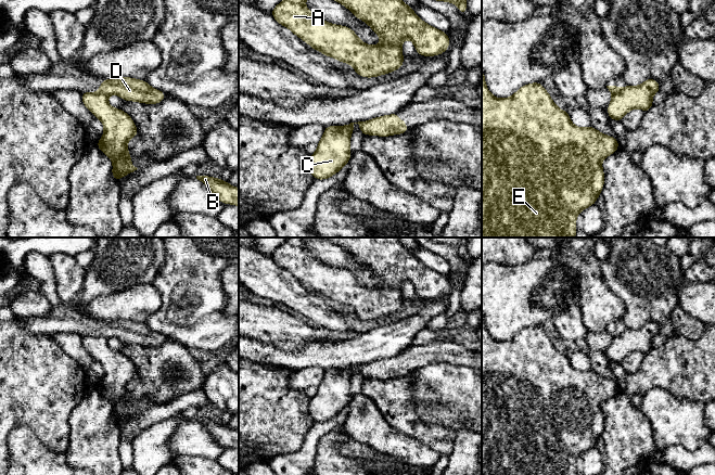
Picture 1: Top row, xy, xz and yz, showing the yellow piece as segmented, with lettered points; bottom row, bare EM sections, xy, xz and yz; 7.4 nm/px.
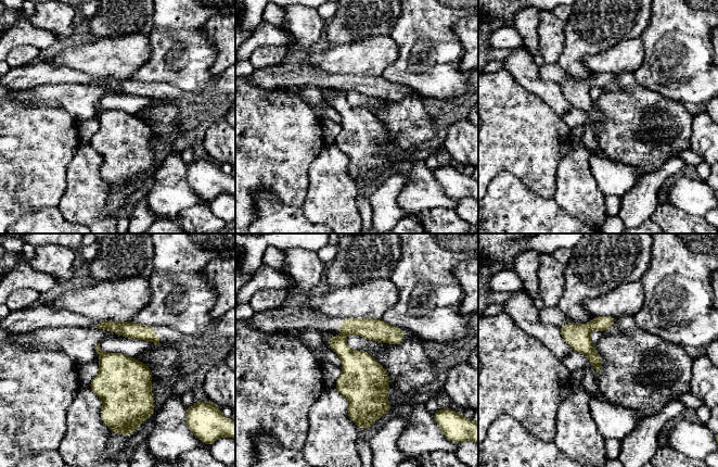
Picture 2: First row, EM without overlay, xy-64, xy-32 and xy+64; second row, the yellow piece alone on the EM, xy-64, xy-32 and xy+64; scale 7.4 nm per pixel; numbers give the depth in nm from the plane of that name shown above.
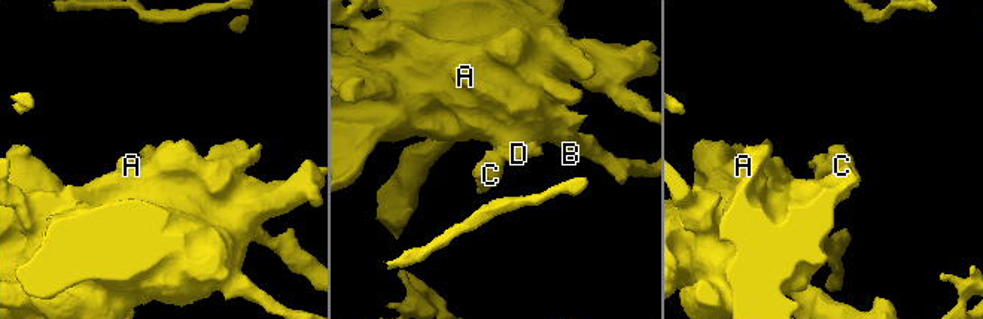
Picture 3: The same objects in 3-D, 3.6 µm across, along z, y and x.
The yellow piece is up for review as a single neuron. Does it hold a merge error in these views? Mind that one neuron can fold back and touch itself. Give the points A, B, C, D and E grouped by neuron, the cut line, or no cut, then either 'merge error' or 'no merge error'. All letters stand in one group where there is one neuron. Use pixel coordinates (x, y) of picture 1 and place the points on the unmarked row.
groups A B C E / D; cut xy (97, 335), (101, 335), (106, 339); merge error

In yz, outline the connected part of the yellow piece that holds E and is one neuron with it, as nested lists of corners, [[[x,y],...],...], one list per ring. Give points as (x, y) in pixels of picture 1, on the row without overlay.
[[[482,312],[482,475],[577,475],[576,460],[596,447],[604,427],[602,403],[613,397],[620,387],[616,381],[599,375],[592,369],[579,371],[572,367],[569,355],[560,352],[540,325],[521,330],[506,342],[494,339],[487,332]]]

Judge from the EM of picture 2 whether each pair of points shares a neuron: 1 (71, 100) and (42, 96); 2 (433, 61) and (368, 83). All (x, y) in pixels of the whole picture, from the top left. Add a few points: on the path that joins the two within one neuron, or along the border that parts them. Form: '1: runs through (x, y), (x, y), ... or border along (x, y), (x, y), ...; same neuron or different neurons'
1: runs through (64, 96), (49, 96); same neuron
2: border along (381, 75), (390, 81), (407, 86); different neurons

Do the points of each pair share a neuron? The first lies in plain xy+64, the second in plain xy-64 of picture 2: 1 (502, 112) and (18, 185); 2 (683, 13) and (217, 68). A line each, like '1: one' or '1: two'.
1: one
2: two

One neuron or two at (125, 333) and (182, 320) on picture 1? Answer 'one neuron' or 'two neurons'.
two neurons

